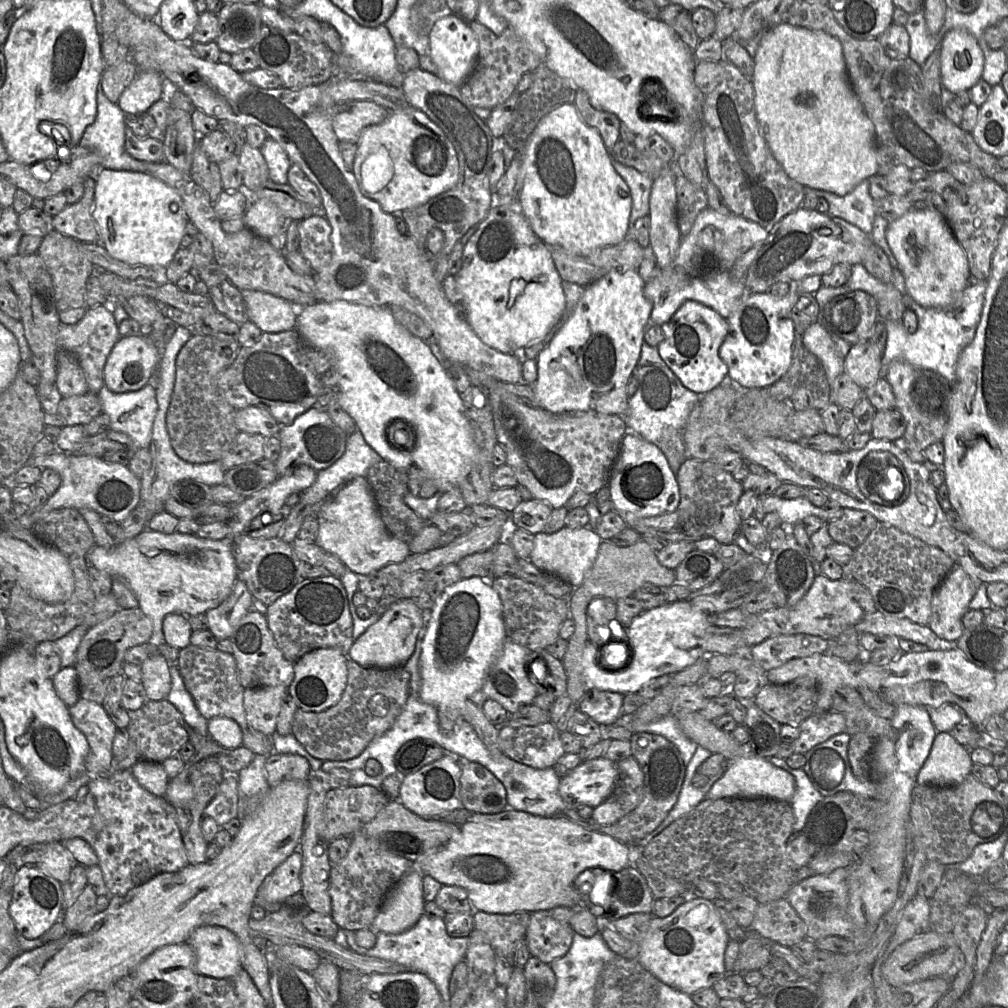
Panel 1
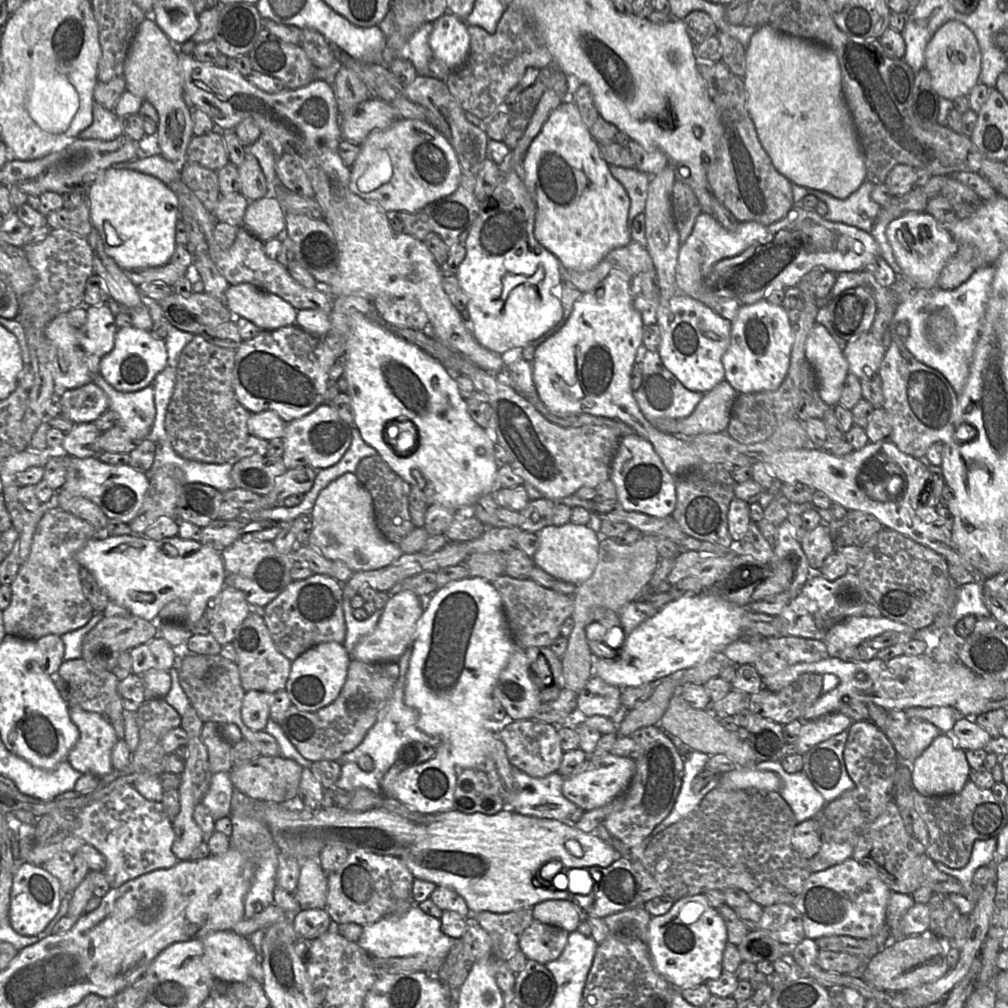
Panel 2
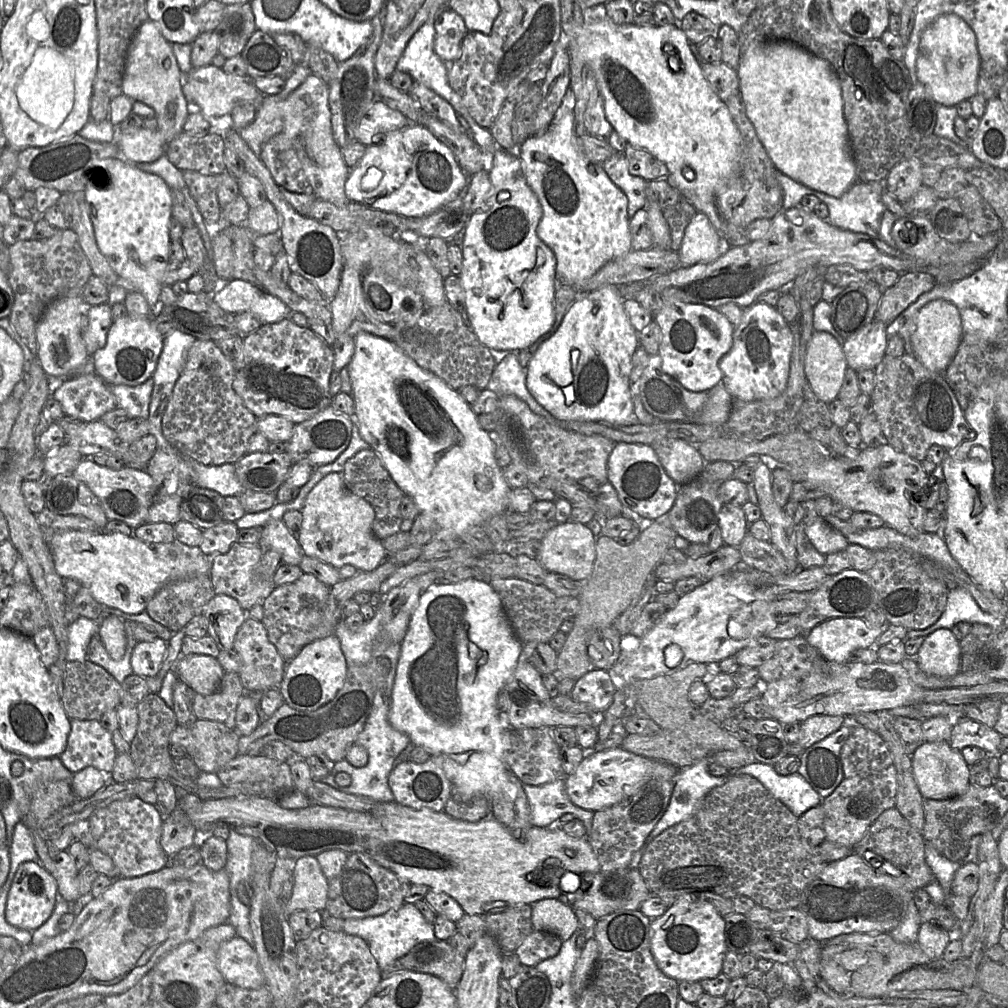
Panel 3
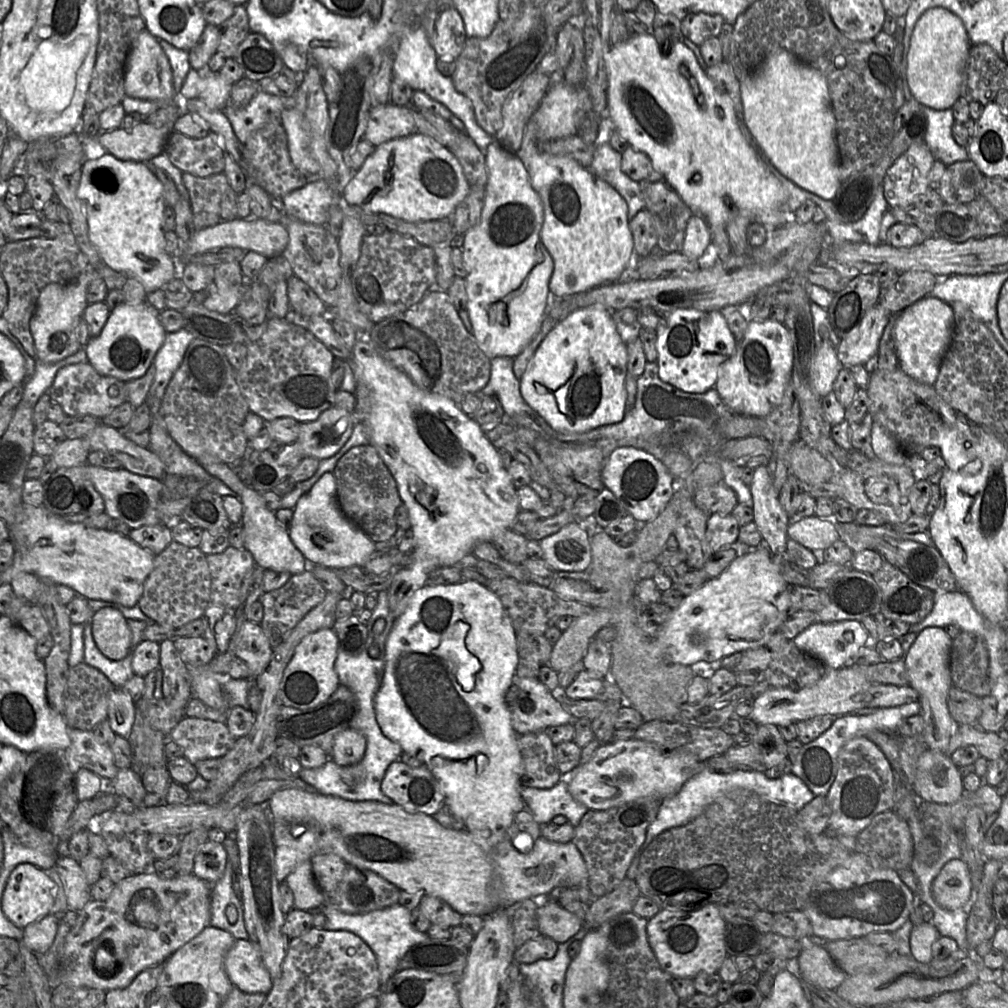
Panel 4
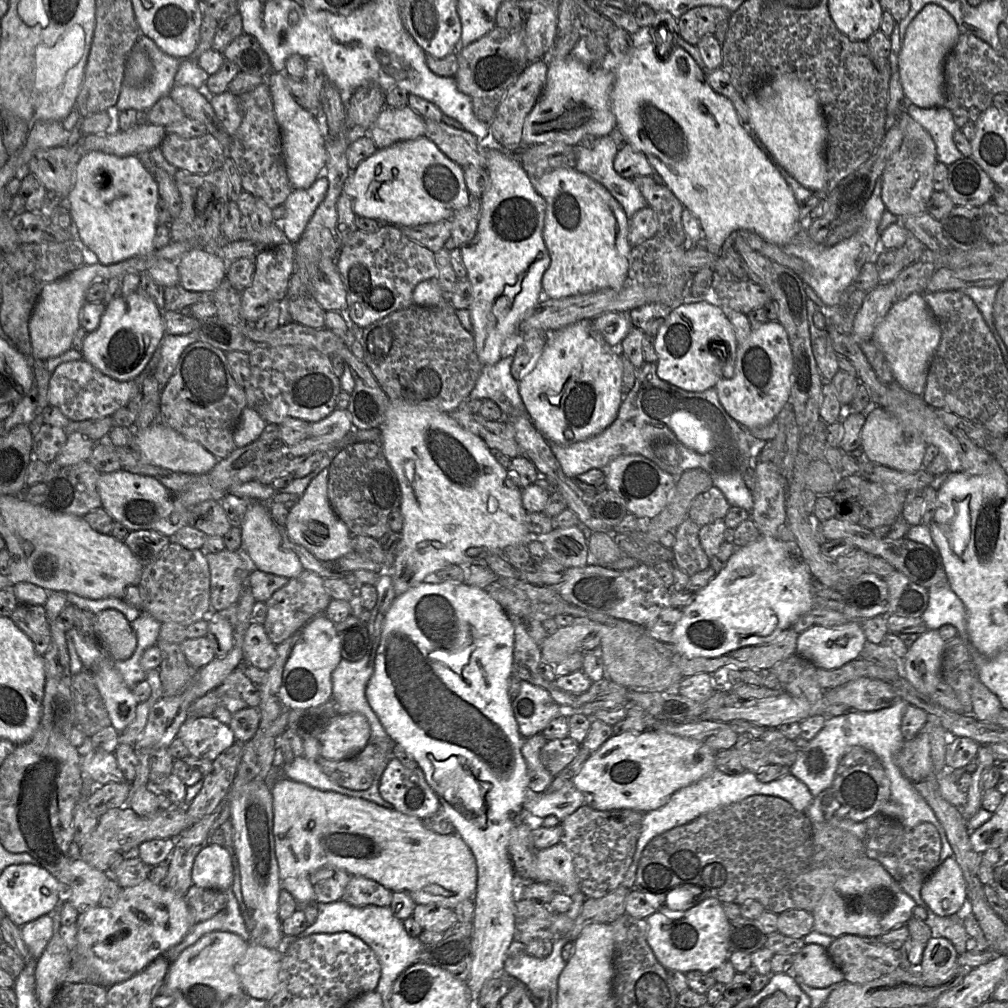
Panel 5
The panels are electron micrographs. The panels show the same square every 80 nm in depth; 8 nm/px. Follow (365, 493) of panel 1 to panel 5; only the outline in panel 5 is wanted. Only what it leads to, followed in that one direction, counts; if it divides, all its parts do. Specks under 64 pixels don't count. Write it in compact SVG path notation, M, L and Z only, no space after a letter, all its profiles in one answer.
M324 468L316 476L299 502L290 508L285 529L290 539L306 548L318 560L333 563L353 551L352 533L334 512L328 499L328 475Z

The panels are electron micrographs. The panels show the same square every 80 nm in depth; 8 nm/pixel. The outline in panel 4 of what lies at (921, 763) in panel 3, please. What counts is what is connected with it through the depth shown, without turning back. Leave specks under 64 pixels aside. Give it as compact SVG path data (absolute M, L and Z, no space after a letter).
M927 748L917 760L914 791L919 801L956 803L964 795L963 776L949 754Z

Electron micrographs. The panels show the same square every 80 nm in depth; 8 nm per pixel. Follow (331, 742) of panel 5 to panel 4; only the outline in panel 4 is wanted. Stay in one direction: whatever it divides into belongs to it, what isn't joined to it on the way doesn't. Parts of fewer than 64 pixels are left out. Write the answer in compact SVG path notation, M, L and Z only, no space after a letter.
M354 728L338 733L330 759L341 766L359 764L366 753L366 738Z

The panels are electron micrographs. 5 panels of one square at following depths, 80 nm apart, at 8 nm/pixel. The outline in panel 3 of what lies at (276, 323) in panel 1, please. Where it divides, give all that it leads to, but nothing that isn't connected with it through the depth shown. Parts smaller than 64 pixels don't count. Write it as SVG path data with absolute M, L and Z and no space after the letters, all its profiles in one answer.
M240 279L221 282L214 293L214 301L232 314L251 313L262 324L279 322L291 315L290 309L281 299Z

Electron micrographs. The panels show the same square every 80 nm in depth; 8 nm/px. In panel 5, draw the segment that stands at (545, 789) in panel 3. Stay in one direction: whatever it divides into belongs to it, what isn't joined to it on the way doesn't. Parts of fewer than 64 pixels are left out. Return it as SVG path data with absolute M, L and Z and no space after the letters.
M573 781L553 792L534 792L527 788L524 797L524 807L541 819L554 815L562 821L585 804L585 796Z

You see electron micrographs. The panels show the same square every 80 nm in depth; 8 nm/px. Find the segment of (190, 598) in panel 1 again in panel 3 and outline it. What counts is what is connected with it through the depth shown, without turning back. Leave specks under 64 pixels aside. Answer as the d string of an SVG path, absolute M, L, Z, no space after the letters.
M62 531L55 533L49 543L55 569L63 579L74 579L87 588L103 606L119 609L127 614L145 612L148 602L167 583L195 574L209 573L212 556L204 554L199 546L187 546L179 541L145 543L133 534L106 531Z

